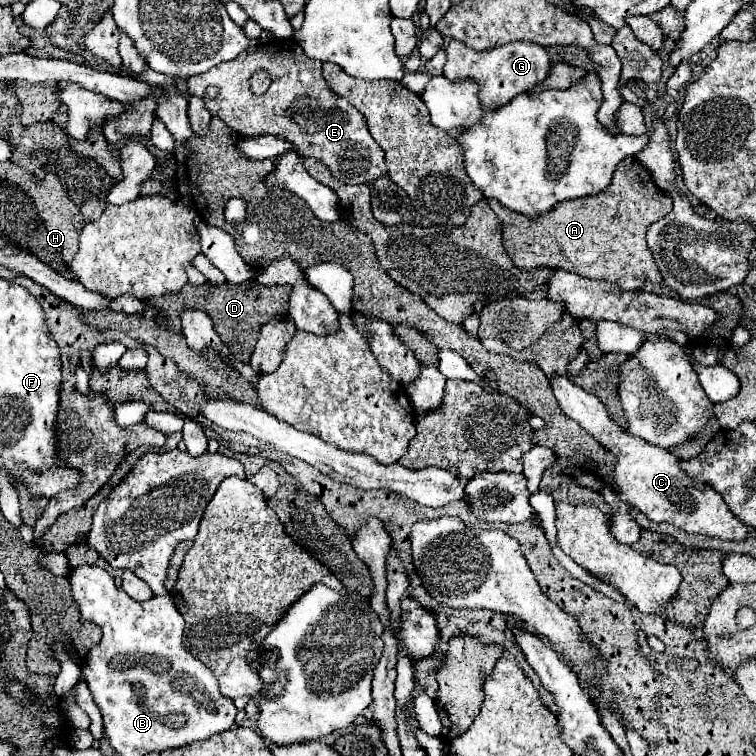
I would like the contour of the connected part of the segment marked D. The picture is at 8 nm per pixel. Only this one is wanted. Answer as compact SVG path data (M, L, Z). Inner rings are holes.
M245 282L239 286L233 284L203 284L203 286L191 286L185 284L177 294L167 294L167 296L159 296L159 298L151 298L151 306L159 306L159 314L163 314L167 318L167 322L155 322L159 328L171 330L175 334L183 334L183 326L181 326L181 312L185 312L187 308L195 308L195 310L203 310L207 312L207 316L213 320L213 328L219 334L219 338L223 342L227 342L229 350L235 354L235 358L249 362L249 356L255 348L257 342L257 334L259 328L277 318L277 316L287 316L289 310L289 294L291 288L289 286L263 286L259 282Z

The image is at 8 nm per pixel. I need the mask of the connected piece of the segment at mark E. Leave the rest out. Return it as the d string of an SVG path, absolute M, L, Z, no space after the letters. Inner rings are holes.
M293 38L271 40L267 44L259 44L253 52L243 52L235 60L221 62L219 66L213 66L205 74L193 76L187 82L189 84L187 90L189 90L189 94L203 98L211 116L221 118L227 124L227 128L239 132L241 136L273 134L279 138L287 138L291 142L291 146L295 146L295 152L299 156L317 158L319 162L323 162L329 168L329 172L335 176L335 180L347 182L347 184L371 184L375 178L387 174L385 154L379 148L379 144L371 138L363 114L355 106L347 104L341 96L337 96L327 86L325 78L321 76L321 66L323 64L319 60L307 58L307 54L303 54L303 48L299 46L297 40L293 40ZM257 70L267 70L271 76L271 86L261 96L255 96L249 86L249 80Z

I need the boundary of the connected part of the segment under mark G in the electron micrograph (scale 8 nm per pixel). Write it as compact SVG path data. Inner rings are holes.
M451 40L445 50L447 50L447 64L443 68L443 74L449 80L475 78L481 86L481 92L479 92L481 104L487 108L501 106L503 102L509 102L515 94L535 88L539 82L545 82L545 78L551 72L551 58L547 50L531 42L519 40L519 42L509 42L505 46L499 46L499 48L477 52L477 50L467 48L459 40Z

